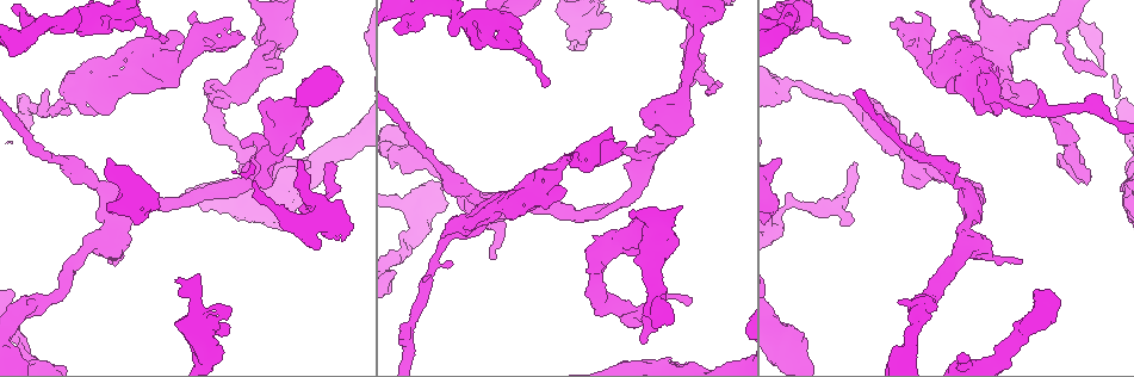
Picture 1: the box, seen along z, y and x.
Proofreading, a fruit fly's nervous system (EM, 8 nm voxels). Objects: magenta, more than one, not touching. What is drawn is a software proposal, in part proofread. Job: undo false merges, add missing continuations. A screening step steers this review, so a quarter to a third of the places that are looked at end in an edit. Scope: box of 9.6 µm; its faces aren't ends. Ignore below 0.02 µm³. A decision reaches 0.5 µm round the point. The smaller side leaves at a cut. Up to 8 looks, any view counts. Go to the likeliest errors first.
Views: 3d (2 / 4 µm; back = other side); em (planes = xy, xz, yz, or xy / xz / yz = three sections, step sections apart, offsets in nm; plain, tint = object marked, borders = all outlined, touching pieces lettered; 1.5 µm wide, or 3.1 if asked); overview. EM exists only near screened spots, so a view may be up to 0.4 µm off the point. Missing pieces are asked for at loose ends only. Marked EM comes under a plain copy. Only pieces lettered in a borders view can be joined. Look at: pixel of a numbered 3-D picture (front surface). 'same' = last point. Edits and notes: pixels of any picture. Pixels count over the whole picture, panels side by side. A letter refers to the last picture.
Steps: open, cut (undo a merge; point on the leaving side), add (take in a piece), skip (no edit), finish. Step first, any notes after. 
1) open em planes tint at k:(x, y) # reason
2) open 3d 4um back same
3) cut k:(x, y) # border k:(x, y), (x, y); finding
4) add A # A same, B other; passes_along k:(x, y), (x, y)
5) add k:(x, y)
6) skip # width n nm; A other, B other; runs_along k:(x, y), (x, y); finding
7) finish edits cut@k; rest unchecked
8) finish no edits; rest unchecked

open 3d 4um at 1:(623, 144) # an open end

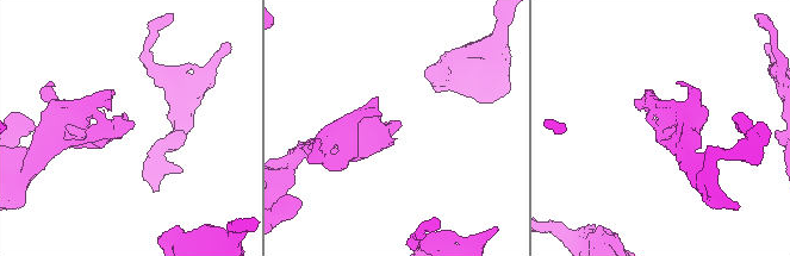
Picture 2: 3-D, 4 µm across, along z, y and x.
open em planes borders at 2:(398, 124) # now the EM

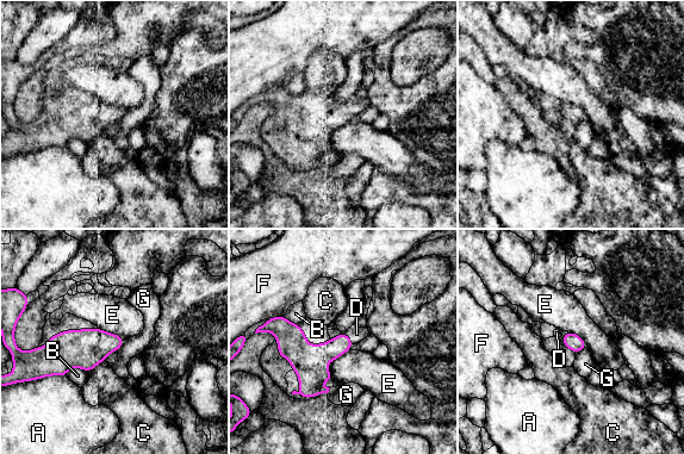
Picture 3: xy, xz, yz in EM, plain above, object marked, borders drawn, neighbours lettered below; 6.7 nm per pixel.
add D # A other, B other, C other, D same, E other, F other, G other; the neuron continues

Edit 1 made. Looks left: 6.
open overview

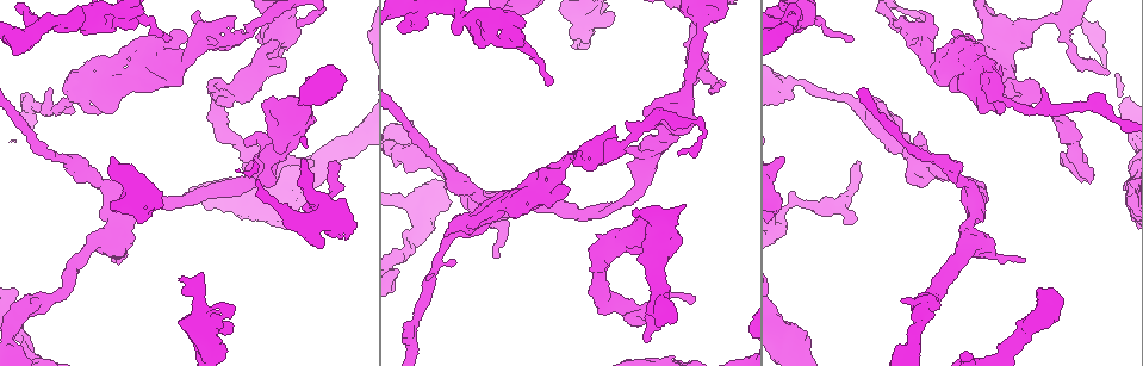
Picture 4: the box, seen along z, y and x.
open em planes borders at 4:(1110, 73) # free end

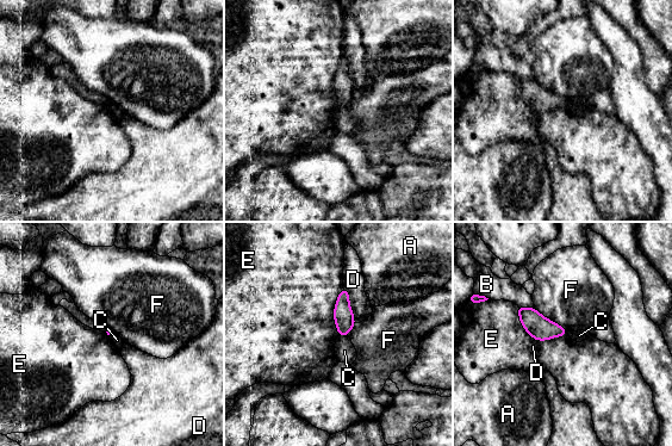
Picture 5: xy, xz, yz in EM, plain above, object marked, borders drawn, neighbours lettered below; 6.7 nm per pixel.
skip # A other, B other, C other, D other, E other, F other; border 5:(347, 334), (338, 336); no lettered piece goes on from it

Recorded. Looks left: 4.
open em yz step 8 tint at 4:(306, 201) # narrows sharply

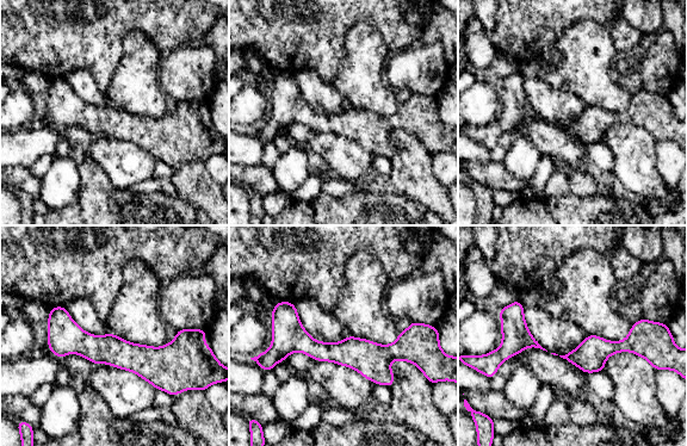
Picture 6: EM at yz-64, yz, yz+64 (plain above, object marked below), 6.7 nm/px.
open em xz step 8 tint same # cut it another way

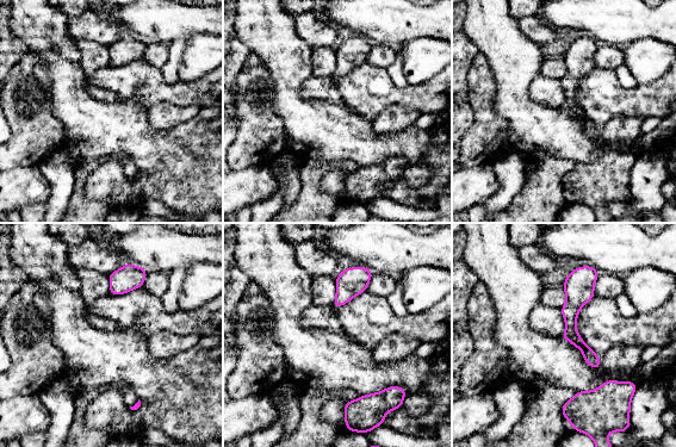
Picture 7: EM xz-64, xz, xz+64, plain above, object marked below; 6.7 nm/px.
open em xz step 8 borders same # see the neighbours

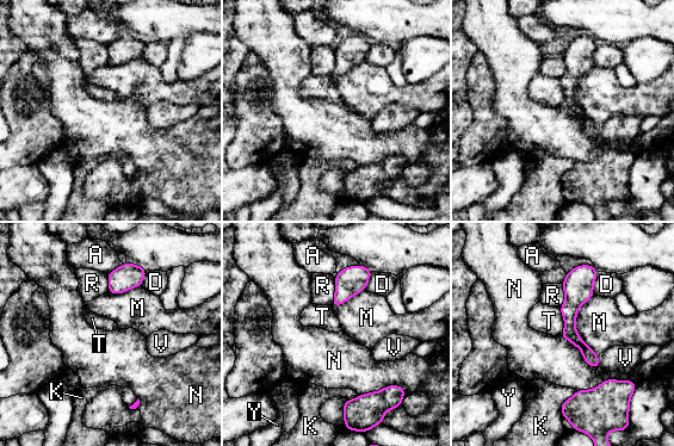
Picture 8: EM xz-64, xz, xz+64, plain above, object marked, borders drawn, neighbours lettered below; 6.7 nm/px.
skip # A other, D other, K other, M other, N other, R other, T other, V other, Y other; runs_along 8:(582, 270), (570, 334), (597, 364); one neuron here

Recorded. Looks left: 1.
finish edits add@3; rest unchecked

